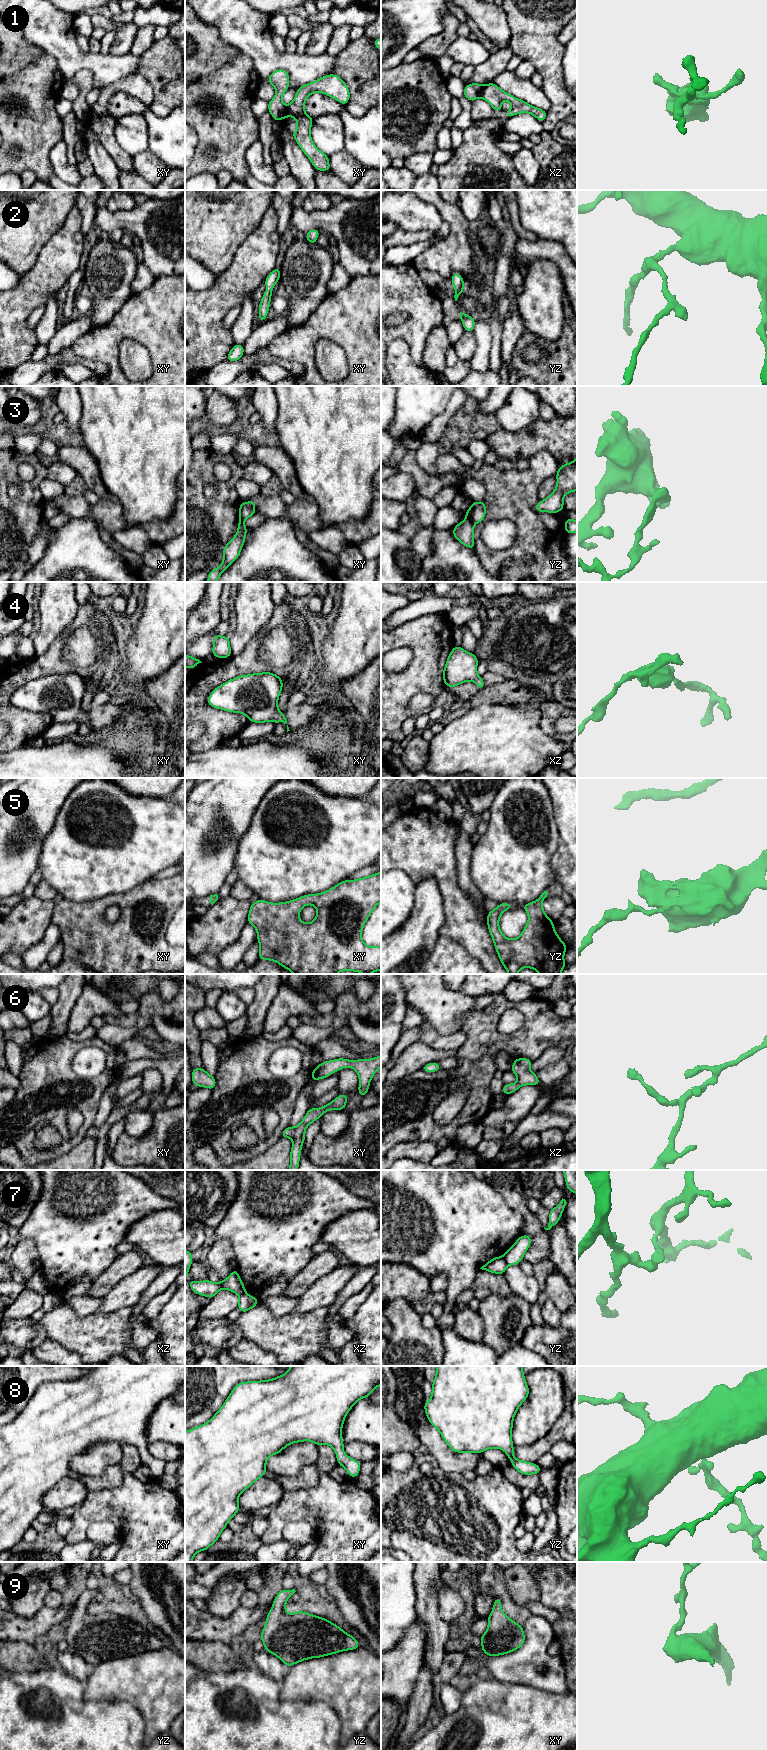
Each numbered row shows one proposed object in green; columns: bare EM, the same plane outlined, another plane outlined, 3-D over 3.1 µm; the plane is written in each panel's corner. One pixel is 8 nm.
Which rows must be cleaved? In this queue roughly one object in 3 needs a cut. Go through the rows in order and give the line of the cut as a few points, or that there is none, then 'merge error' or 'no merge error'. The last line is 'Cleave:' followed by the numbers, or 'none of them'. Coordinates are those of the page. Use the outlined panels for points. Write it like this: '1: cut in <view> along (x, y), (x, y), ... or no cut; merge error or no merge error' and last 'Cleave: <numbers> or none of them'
1: cut in xz along (484, 85), (479, 96); merge error
2: no cut; no merge error
3: cut in yz along (466, 517), (474, 524); merge error
4: no cut; no merge error
5: no cut; no merge error
6: no cut; no merge error
7: cut in yz along (503, 1256), (508, 1264); merge error
8: no cut; no merge error
9: no cut; no merge error
Cleave: 1, 3, 7

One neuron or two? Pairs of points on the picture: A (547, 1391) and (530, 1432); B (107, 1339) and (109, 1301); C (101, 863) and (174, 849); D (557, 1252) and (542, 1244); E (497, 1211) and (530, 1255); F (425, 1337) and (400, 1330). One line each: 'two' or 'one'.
A: one
B: two
C: one
D: two
E: two
F: one

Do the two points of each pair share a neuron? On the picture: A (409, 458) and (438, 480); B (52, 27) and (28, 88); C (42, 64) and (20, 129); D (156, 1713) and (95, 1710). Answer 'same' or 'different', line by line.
A: same
B: different
C: same
D: different

